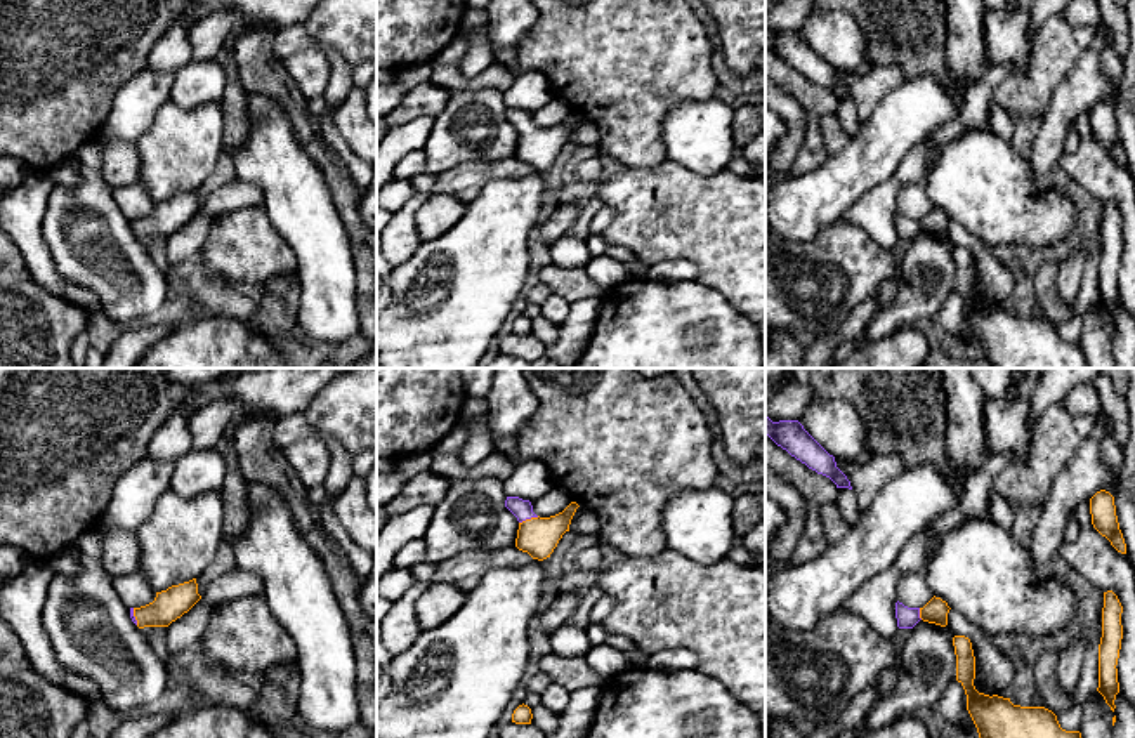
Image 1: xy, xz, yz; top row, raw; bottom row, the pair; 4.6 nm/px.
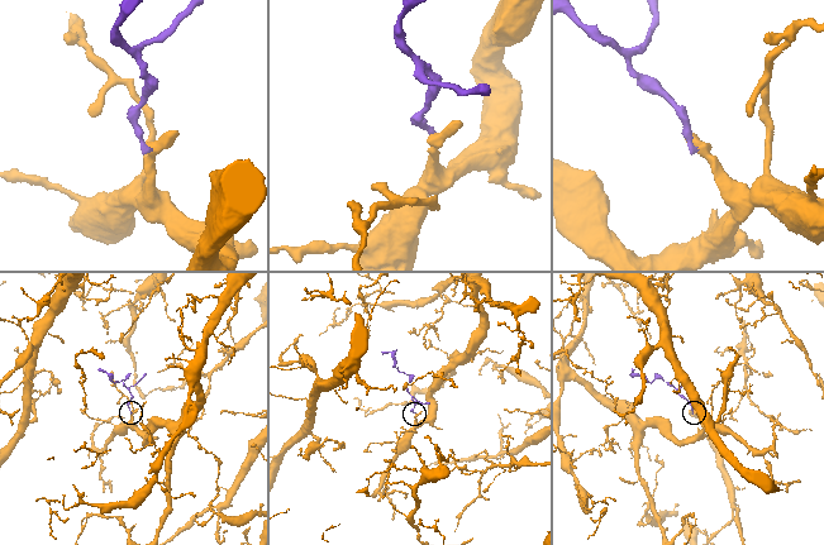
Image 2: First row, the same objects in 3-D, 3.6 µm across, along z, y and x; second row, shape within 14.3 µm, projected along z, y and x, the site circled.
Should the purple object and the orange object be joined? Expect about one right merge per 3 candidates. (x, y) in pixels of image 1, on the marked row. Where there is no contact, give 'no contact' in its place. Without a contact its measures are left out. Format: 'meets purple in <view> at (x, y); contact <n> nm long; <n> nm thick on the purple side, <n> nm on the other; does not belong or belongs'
meets purple in xz at (528, 518); contact 100 nm long; 90 nm thick on the purple side, 180 nm on the other; belongs

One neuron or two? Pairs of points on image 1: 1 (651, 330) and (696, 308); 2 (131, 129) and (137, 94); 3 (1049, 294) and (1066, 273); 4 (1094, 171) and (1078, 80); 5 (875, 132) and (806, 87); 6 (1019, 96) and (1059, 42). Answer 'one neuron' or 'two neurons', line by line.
1: one neuron
2: one neuron
3: two neurons
4: two neurons
5: two neurons
6: one neuron

